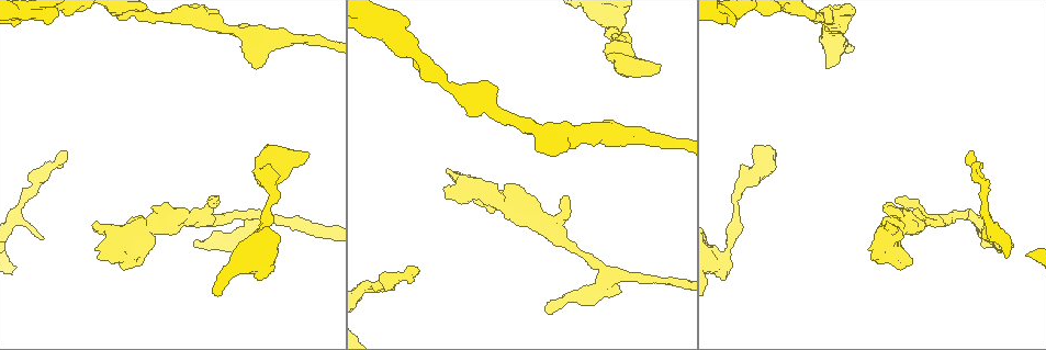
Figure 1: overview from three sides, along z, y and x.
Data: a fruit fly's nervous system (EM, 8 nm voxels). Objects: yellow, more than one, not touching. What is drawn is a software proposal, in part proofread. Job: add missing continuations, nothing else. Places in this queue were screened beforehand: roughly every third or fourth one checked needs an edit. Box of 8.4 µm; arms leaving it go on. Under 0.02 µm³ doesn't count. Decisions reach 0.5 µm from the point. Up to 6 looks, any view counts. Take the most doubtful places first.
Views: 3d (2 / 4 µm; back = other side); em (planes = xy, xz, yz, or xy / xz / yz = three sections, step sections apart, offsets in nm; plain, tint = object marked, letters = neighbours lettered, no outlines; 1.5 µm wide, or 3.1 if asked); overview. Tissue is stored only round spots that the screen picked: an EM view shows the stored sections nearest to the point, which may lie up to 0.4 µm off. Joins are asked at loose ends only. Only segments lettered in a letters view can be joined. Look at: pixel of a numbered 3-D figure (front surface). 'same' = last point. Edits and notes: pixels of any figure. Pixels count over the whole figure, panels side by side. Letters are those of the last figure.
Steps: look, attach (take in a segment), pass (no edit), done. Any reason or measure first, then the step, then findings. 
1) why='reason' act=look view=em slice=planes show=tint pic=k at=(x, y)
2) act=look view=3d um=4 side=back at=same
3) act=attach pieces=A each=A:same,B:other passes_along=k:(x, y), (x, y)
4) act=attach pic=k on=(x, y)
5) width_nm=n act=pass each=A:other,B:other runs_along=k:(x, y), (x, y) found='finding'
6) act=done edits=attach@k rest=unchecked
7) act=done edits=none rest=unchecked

why='an open end' act=look view=3d um=2 pic=1 at=(418, 270)

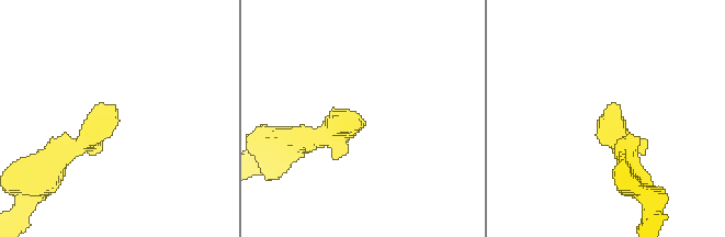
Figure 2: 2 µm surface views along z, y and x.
act=look view=em slice=yz step=8 show=tint pic=2 at=(362, 123)

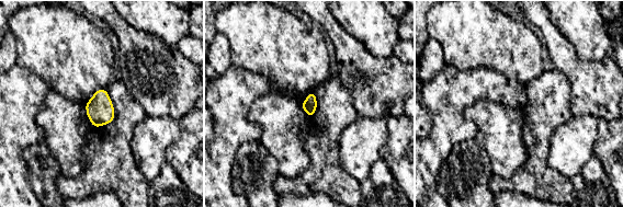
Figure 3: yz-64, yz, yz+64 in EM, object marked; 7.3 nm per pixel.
act=look view=em slice=planes show=letters at=same

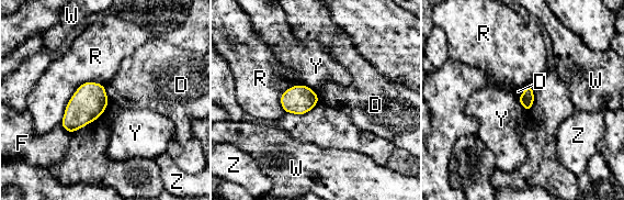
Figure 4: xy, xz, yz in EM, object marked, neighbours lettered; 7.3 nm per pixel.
act=pass each=D:other,F:other,R:other,W:other,Y:other,Z:other border=4:(104, 86), (104, 91), (110, 102) found='none of them fits'

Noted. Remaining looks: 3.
why='an open end' act=look view=em slice=yz step=4 show=tint pic=1 at=(446, 196)

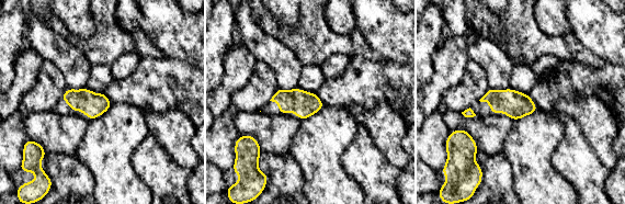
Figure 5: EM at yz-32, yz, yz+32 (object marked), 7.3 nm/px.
act=look view=em slice=planes show=letters at=same

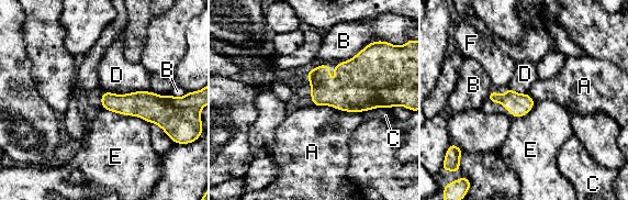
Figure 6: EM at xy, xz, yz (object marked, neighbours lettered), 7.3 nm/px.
longest_contact=A:360nm act=pass each=A:other,B:other,C:other,D:other,E:other,F:other found='no lettered segment goes on from it'

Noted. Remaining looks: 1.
act=done edits=none rest=unchecked

